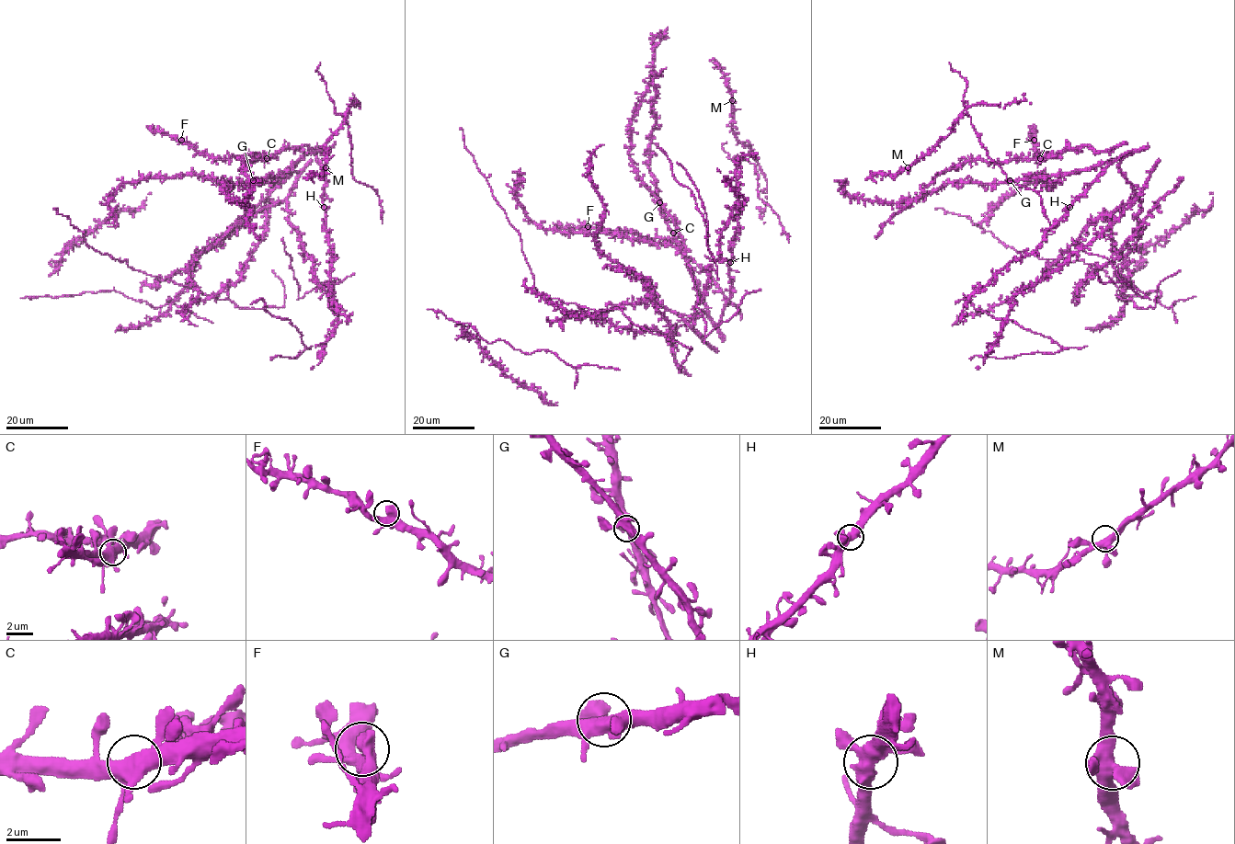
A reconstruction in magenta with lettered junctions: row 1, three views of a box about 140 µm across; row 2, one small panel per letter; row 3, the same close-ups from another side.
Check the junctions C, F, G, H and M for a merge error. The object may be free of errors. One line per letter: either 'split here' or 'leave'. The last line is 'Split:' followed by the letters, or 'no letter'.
C: leave
F: leave
G: leave
H: leave
M: leave
Split: no letter

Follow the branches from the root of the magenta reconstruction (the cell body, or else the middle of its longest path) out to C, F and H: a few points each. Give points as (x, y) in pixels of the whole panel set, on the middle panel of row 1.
C: (654, 330), (670, 333), (696, 313), (704, 313), (717, 324), (728, 302), (717, 285), (684, 253), (673, 233)
F: (654, 330), (670, 333), (696, 313), (704, 313), (717, 324), (728, 302), (726, 296), (675, 242), (588, 226)
H: (654, 330), (670, 333), (684, 325), (696, 313), (704, 313), (717, 324), (723, 306), (729, 299), (730, 262)

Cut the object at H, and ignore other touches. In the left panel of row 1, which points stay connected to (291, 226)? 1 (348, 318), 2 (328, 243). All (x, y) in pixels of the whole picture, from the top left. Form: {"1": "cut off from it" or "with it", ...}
{"1": "cut off from it", "2": "cut off from it"}

